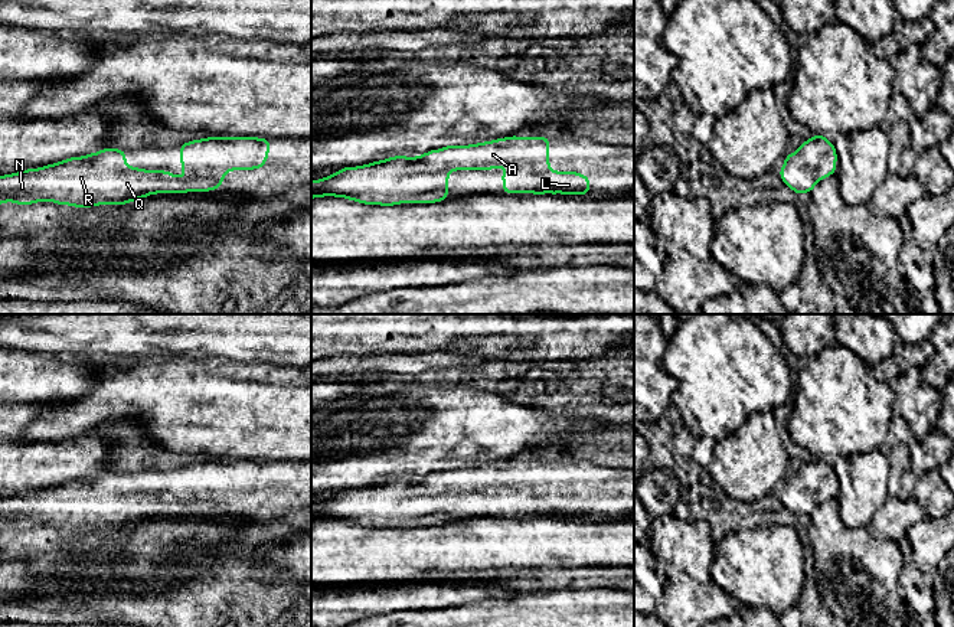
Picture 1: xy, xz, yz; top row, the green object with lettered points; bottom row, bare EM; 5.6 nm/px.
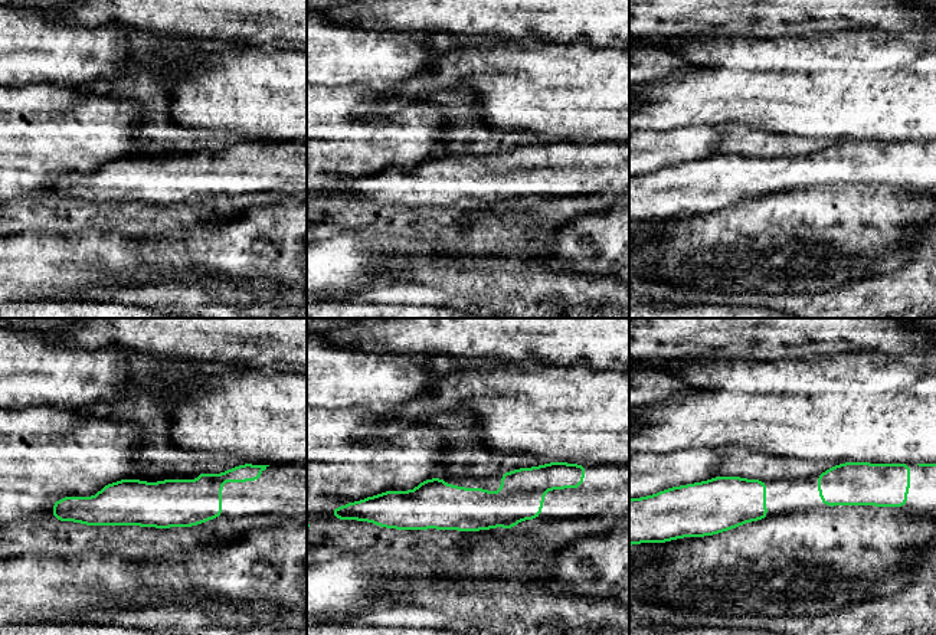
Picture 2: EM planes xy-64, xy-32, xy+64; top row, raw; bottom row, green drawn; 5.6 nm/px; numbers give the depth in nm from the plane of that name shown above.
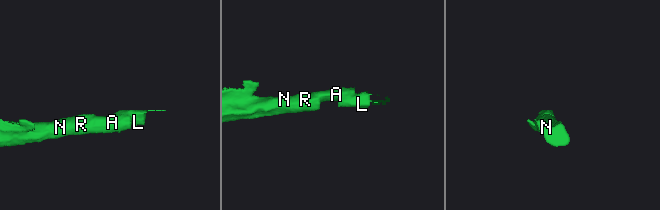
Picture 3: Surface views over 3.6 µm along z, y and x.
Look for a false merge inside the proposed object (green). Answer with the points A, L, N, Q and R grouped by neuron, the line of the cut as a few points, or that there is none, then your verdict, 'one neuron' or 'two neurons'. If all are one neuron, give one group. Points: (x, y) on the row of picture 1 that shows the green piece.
A L N Q R; no cut; one neuron

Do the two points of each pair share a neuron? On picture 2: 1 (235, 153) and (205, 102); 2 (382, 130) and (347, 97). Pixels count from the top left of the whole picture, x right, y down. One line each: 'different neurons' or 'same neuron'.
1: different neurons
2: same neuron

